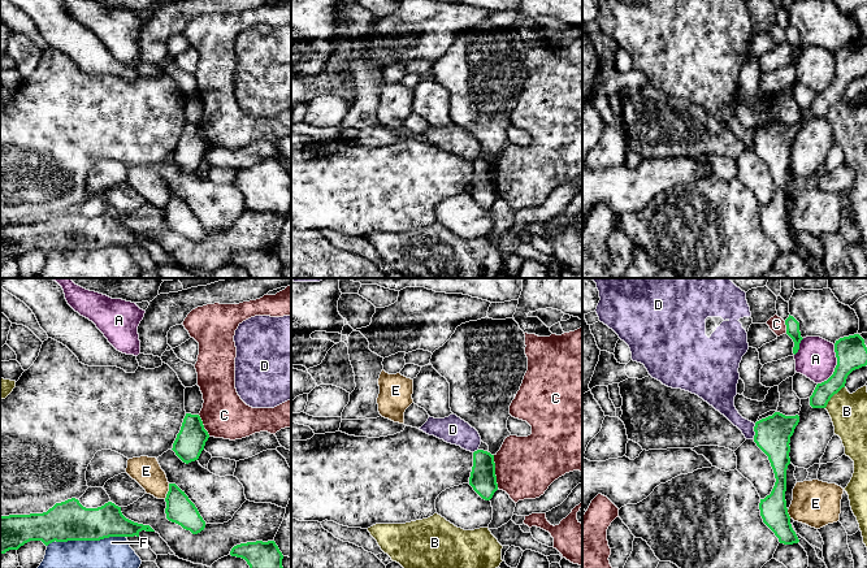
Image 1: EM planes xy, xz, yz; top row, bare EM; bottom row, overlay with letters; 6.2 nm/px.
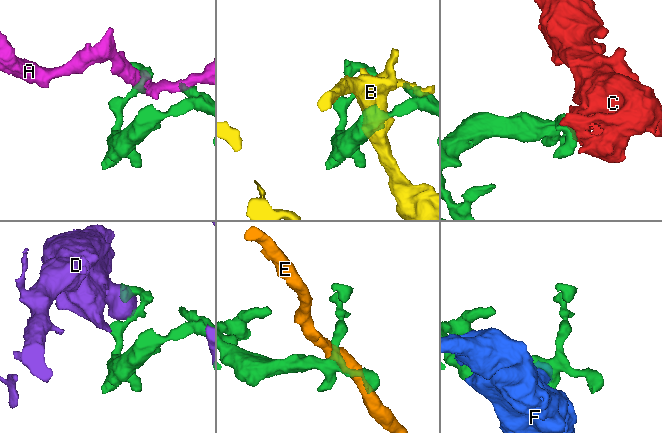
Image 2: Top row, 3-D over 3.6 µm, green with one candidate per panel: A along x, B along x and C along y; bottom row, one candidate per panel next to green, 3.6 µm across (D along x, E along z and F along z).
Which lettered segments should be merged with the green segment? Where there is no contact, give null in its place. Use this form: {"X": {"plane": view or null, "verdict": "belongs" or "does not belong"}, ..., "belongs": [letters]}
{"A": {"plane": "yz", "verdict": "does not belong"}, "B": {"plane": "yz", "verdict": "does not belong"}, "C": {"plane": "xz", "verdict": "does not belong"}, "D": {"plane": "yz", "verdict": "does not belong"}, "E": {"plane": "xy", "verdict": "does not belong"}, "F": {"plane": "xy", "verdict": "does not belong"}, "belongs": []}

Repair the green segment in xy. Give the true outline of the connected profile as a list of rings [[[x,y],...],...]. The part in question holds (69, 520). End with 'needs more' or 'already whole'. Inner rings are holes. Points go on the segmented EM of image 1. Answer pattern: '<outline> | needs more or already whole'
[[[71,498],[56,503],[43,513],[0,516],[0,555],[18,550],[30,541],[52,542],[100,541],[109,537],[139,537],[142,530],[155,532],[126,519],[112,502],[86,508]]] | already whole

